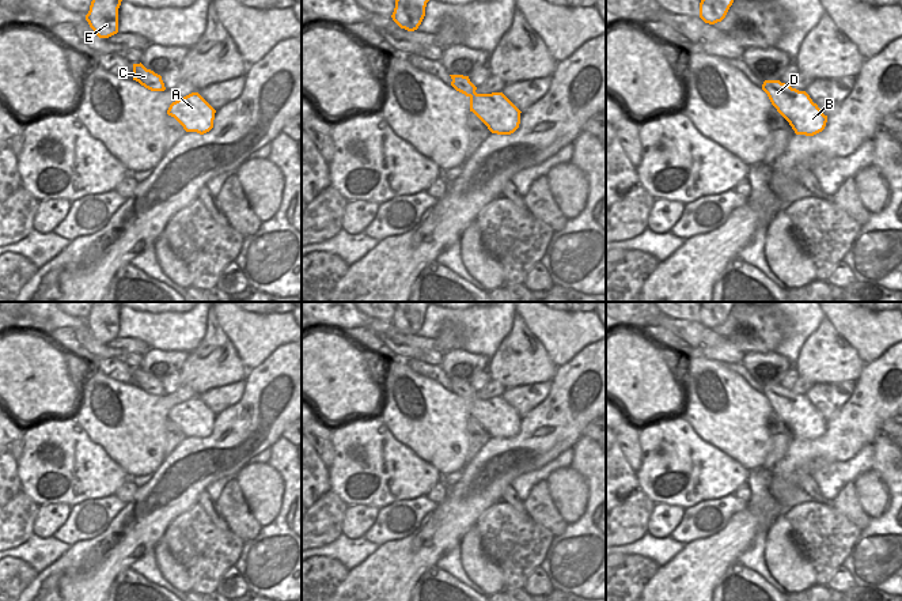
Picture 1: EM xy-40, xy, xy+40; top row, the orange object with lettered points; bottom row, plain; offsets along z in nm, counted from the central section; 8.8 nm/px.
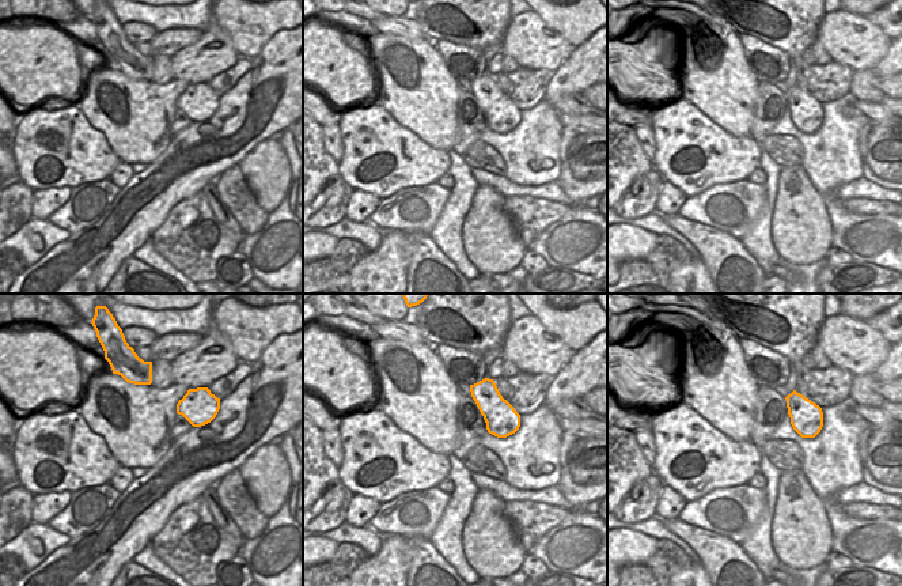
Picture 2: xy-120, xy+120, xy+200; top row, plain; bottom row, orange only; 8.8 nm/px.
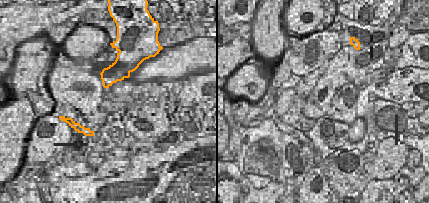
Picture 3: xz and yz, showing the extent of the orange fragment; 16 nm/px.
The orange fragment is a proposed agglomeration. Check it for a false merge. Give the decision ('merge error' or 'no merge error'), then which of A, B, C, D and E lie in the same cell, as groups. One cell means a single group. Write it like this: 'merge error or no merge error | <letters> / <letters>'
no merge error | A B C D E

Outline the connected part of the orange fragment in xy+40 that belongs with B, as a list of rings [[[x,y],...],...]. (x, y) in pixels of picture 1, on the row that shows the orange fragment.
[[[765,80],[762,90],[796,135],[814,136],[825,129],[827,116],[806,91],[792,88],[780,80]]]

